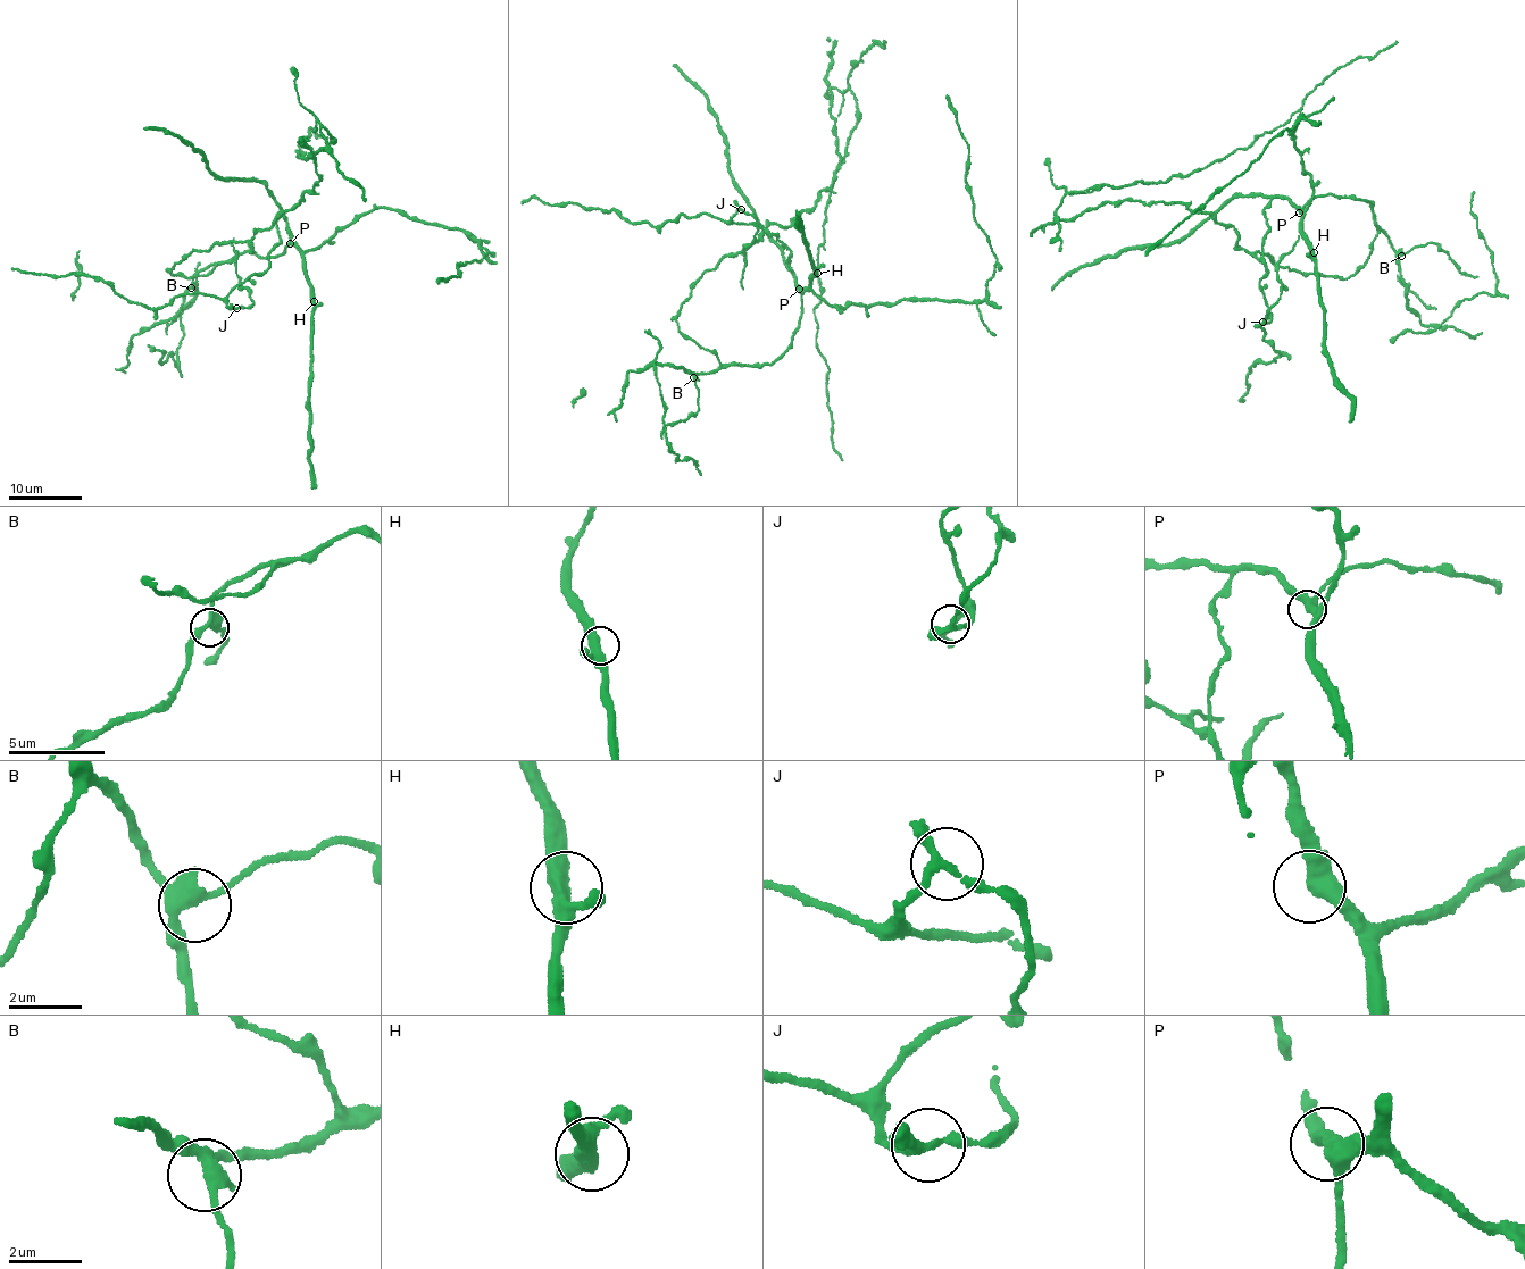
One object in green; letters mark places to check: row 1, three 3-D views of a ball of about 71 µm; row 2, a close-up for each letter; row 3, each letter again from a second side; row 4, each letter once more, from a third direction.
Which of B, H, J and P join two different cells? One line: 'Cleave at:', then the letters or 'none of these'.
Cleave at: J

